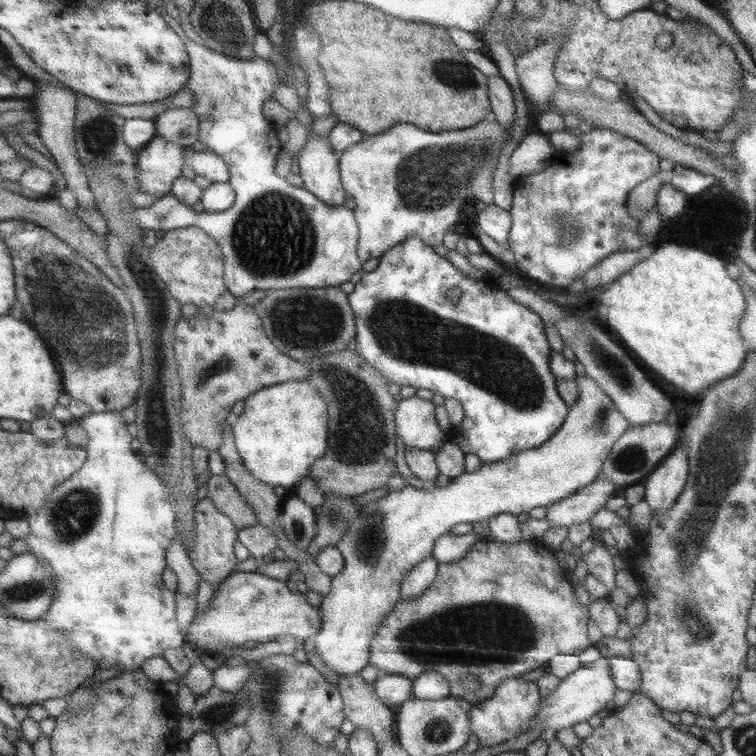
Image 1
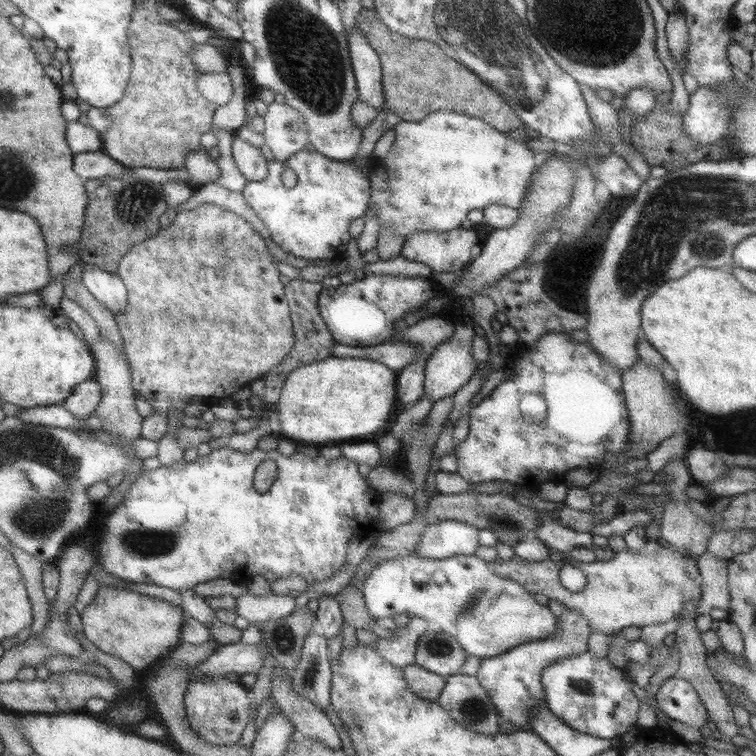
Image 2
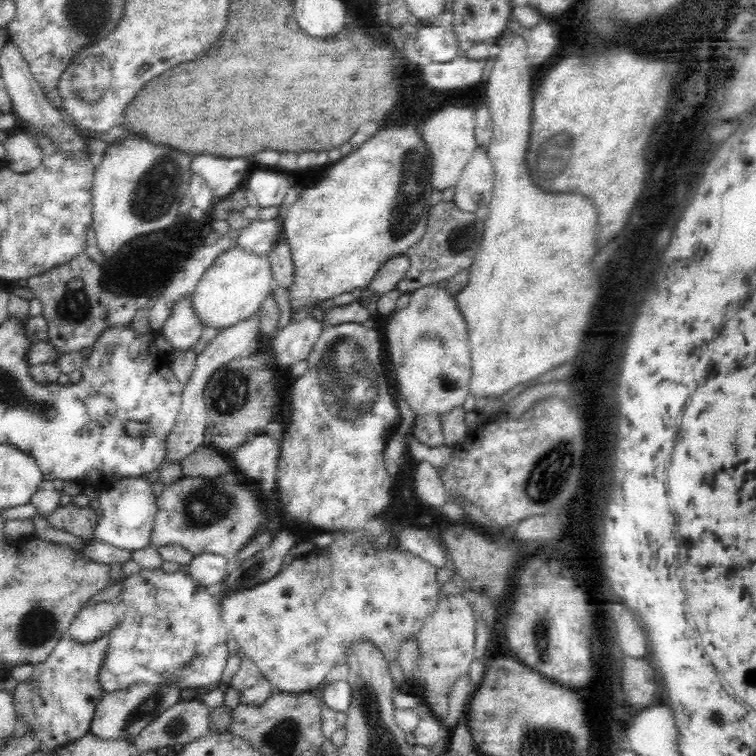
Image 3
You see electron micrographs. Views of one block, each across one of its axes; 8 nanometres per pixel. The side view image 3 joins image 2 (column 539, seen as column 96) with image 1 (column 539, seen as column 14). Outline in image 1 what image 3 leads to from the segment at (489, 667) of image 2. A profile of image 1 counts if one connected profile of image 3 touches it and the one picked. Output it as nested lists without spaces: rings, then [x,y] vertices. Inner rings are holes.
[[[520,677],[505,678],[498,683],[496,690],[480,703],[474,703],[467,712],[471,732],[476,735],[481,747],[496,746],[517,738],[533,723],[540,708],[542,696],[536,682]]]

